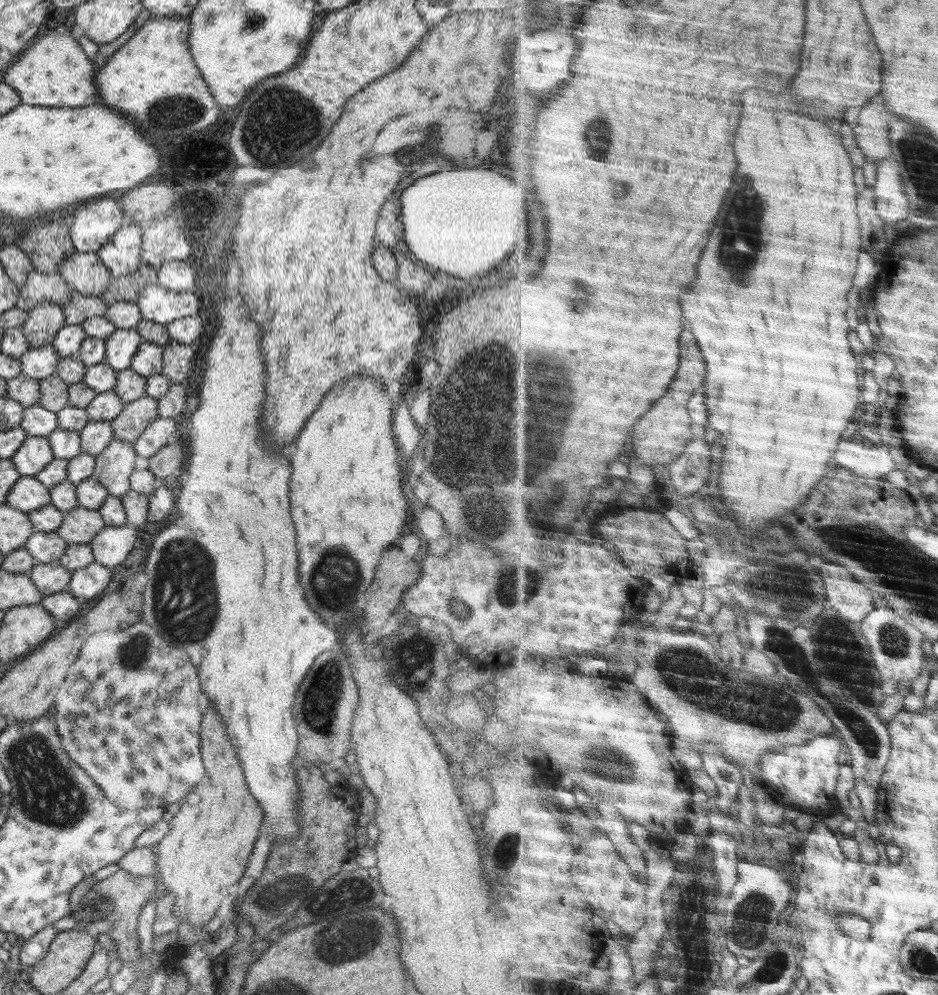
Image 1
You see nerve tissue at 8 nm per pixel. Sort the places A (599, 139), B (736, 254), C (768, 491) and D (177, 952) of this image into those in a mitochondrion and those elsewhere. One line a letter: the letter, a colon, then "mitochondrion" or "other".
A: mitochondrion
B: mitochondrion
C: other
D: other

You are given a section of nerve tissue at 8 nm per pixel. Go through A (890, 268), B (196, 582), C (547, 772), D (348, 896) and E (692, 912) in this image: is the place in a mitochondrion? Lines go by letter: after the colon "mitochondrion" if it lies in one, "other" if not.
A: other
B: mitochondrion
C: other
D: mitochondrion
E: mitochondrion

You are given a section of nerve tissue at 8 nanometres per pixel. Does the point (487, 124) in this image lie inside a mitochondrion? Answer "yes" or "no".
no

